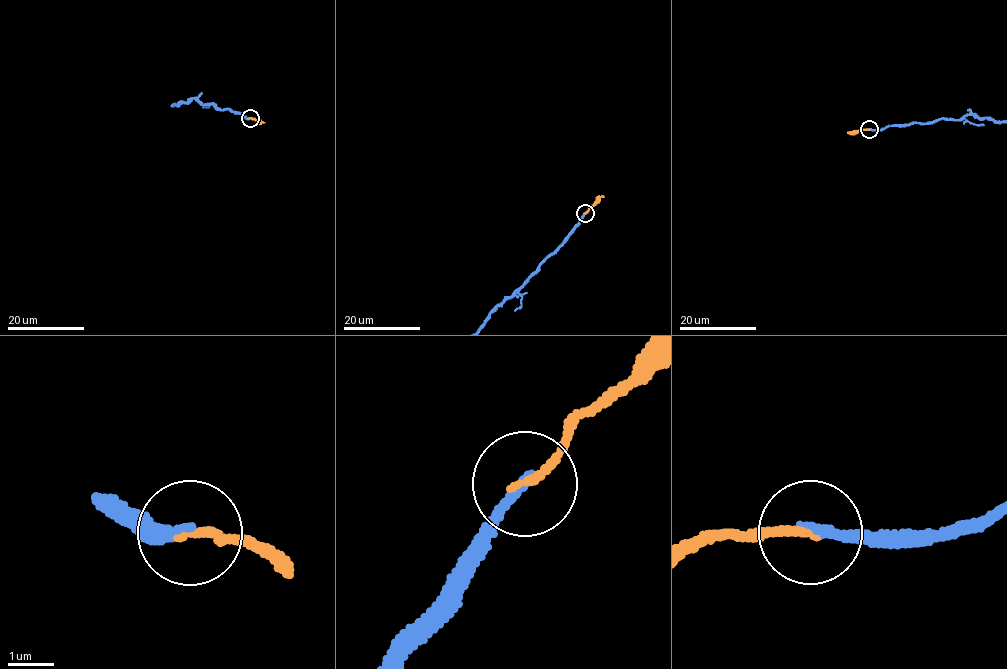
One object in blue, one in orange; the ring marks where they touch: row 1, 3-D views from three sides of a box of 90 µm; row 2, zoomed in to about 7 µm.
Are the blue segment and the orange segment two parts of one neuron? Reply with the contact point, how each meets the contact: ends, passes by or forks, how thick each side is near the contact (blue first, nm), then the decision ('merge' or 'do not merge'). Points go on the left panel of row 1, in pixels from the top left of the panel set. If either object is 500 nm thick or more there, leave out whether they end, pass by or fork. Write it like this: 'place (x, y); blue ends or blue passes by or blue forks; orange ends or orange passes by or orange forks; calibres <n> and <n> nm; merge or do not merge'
place (250, 118); blue ends; orange ends; calibres 220 and 180 nm; do not merge

